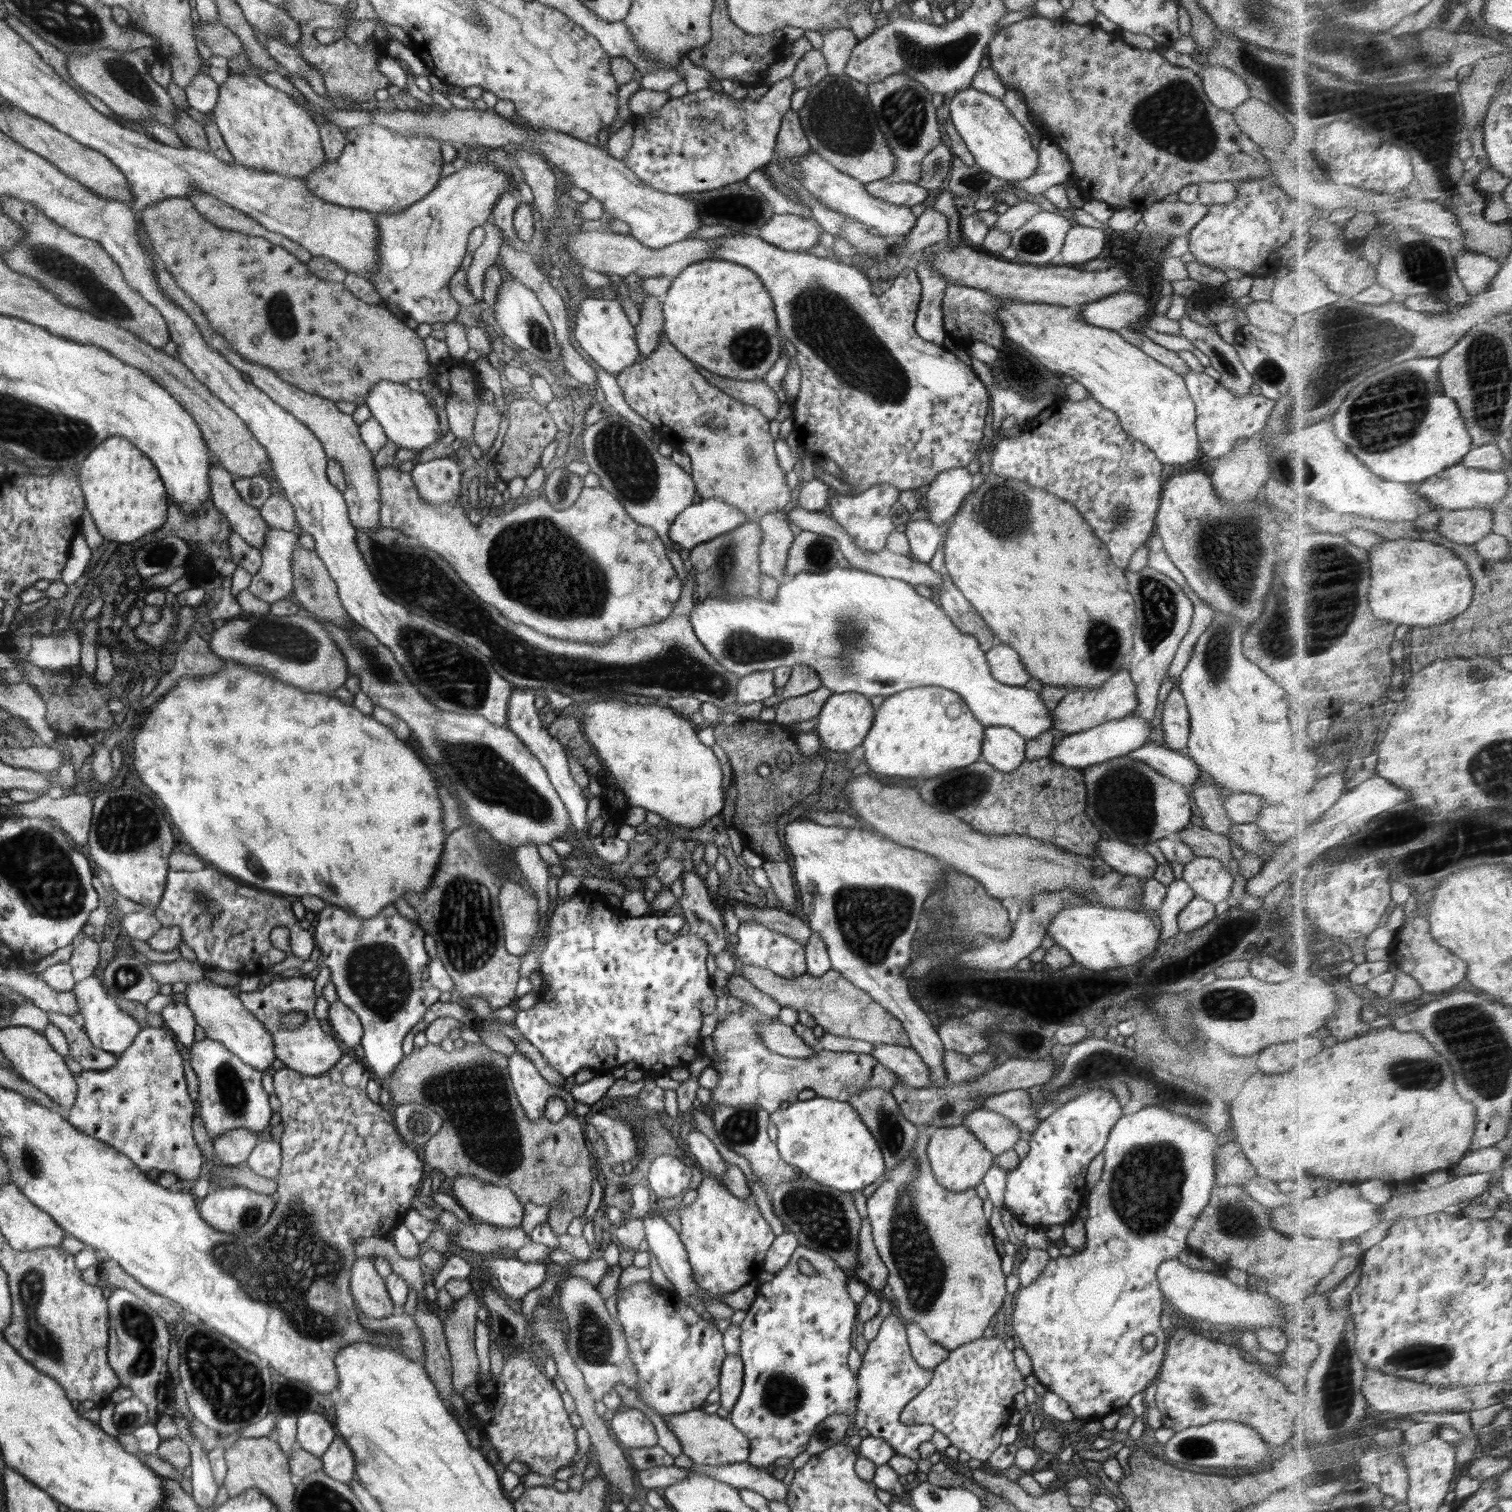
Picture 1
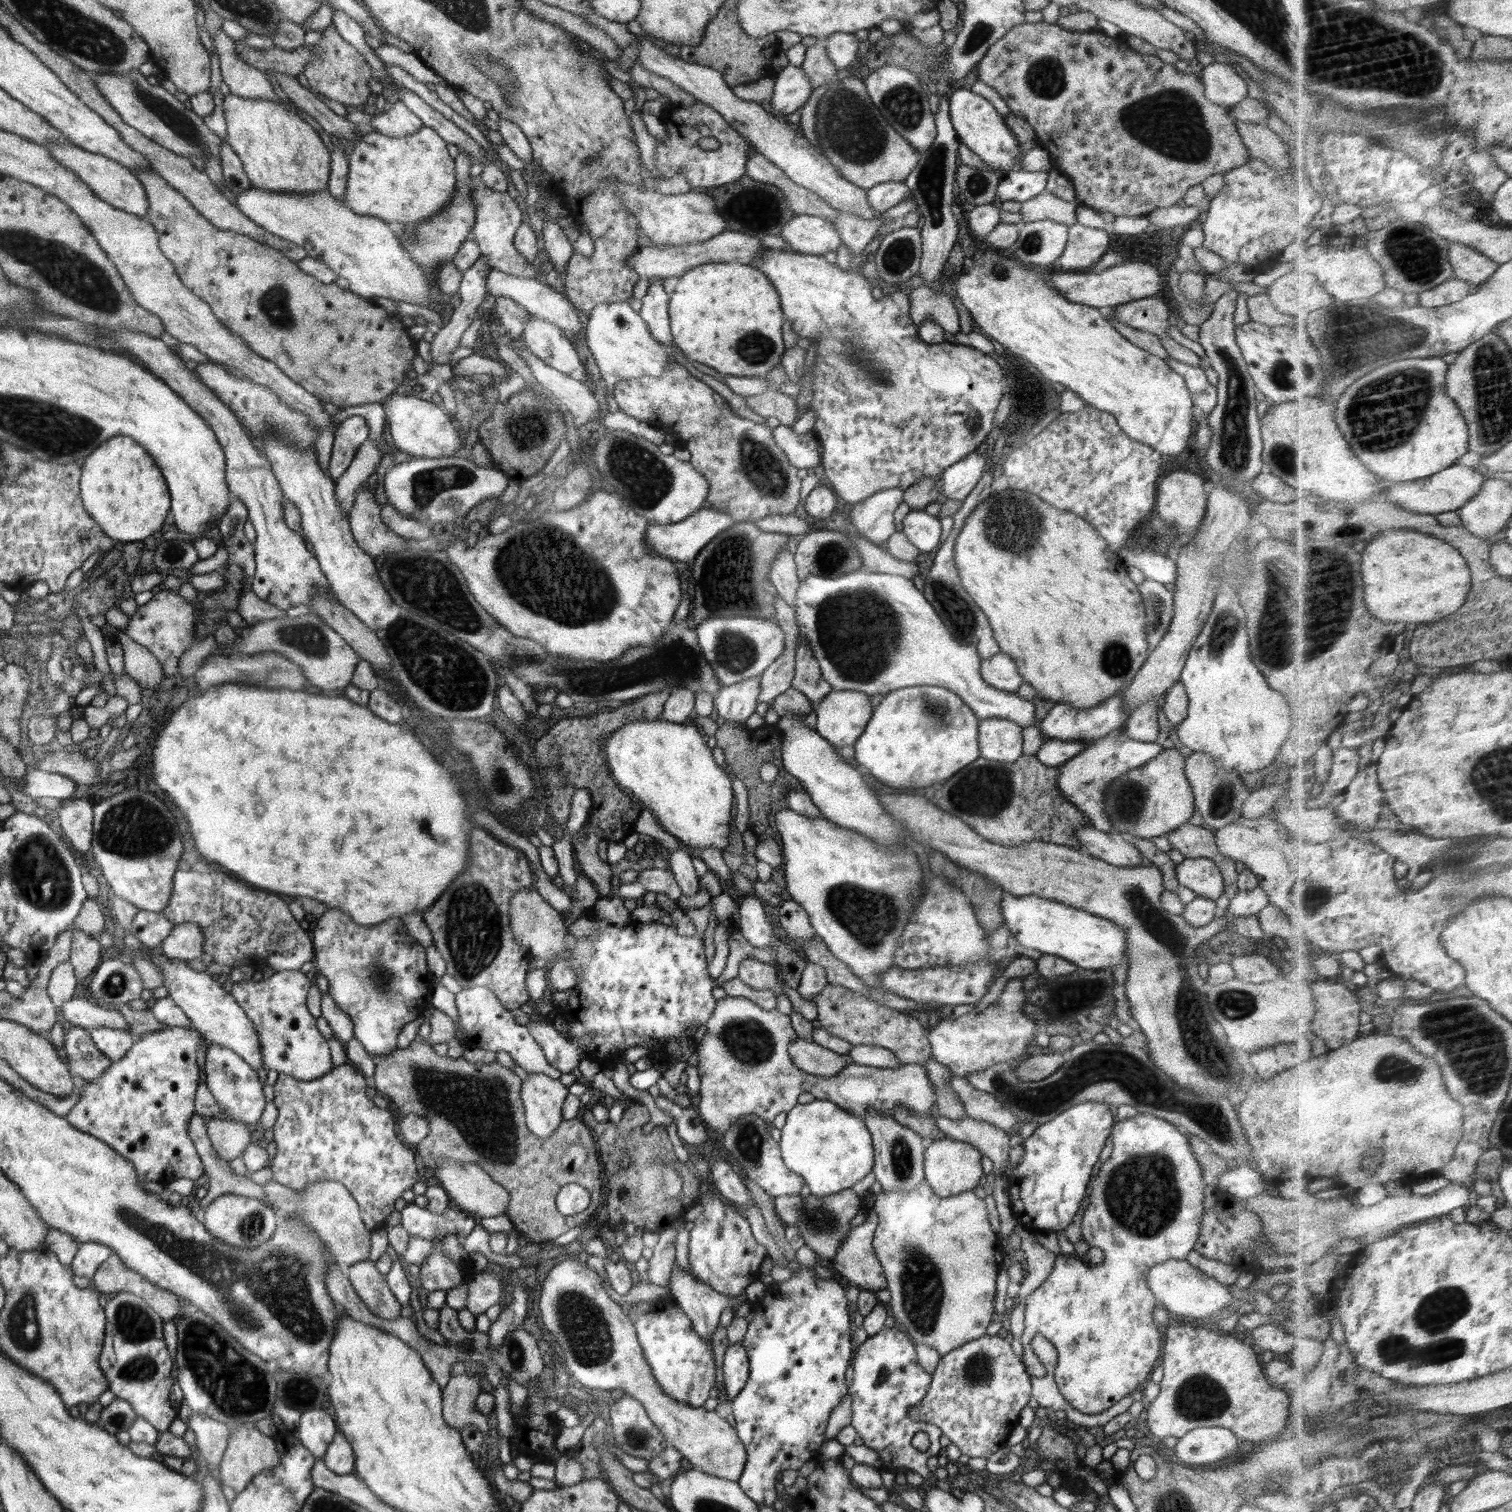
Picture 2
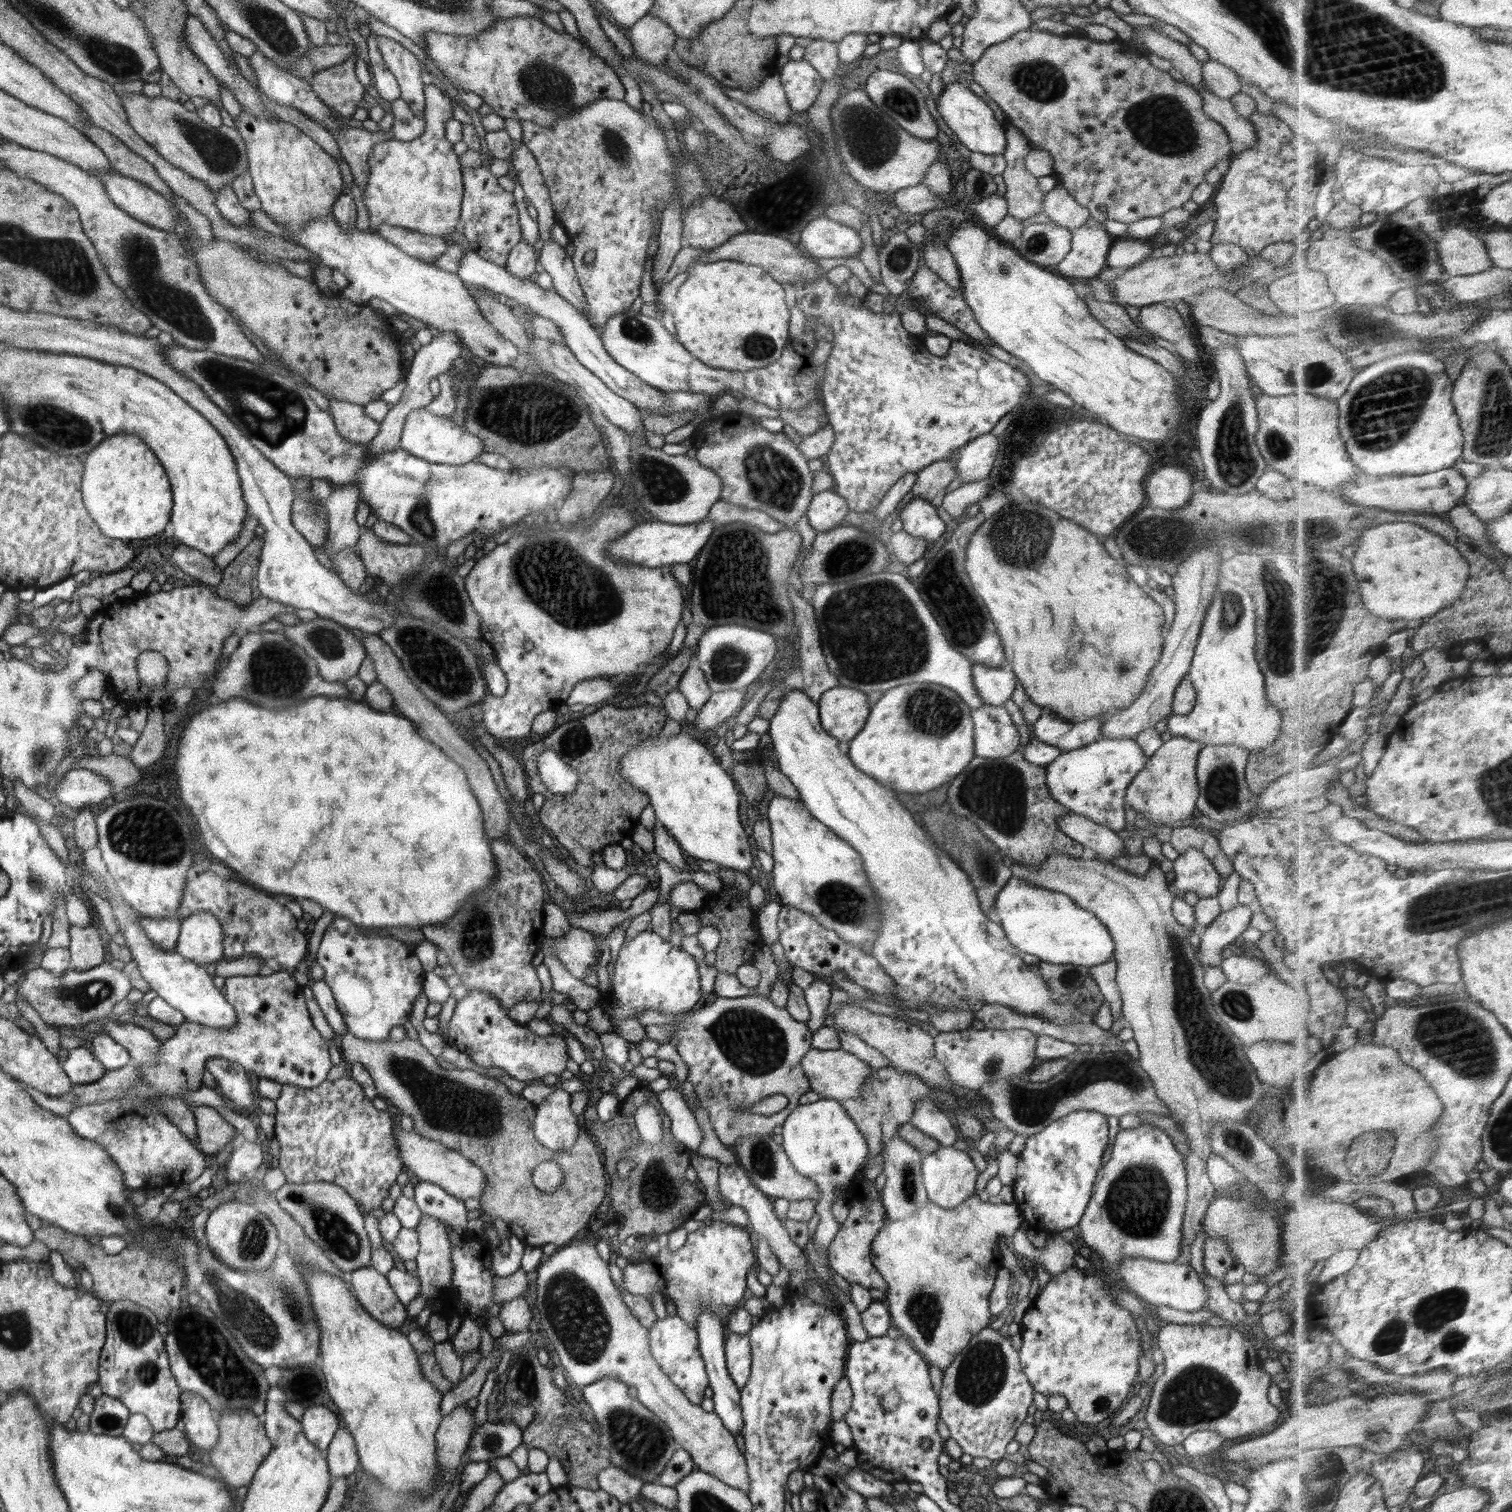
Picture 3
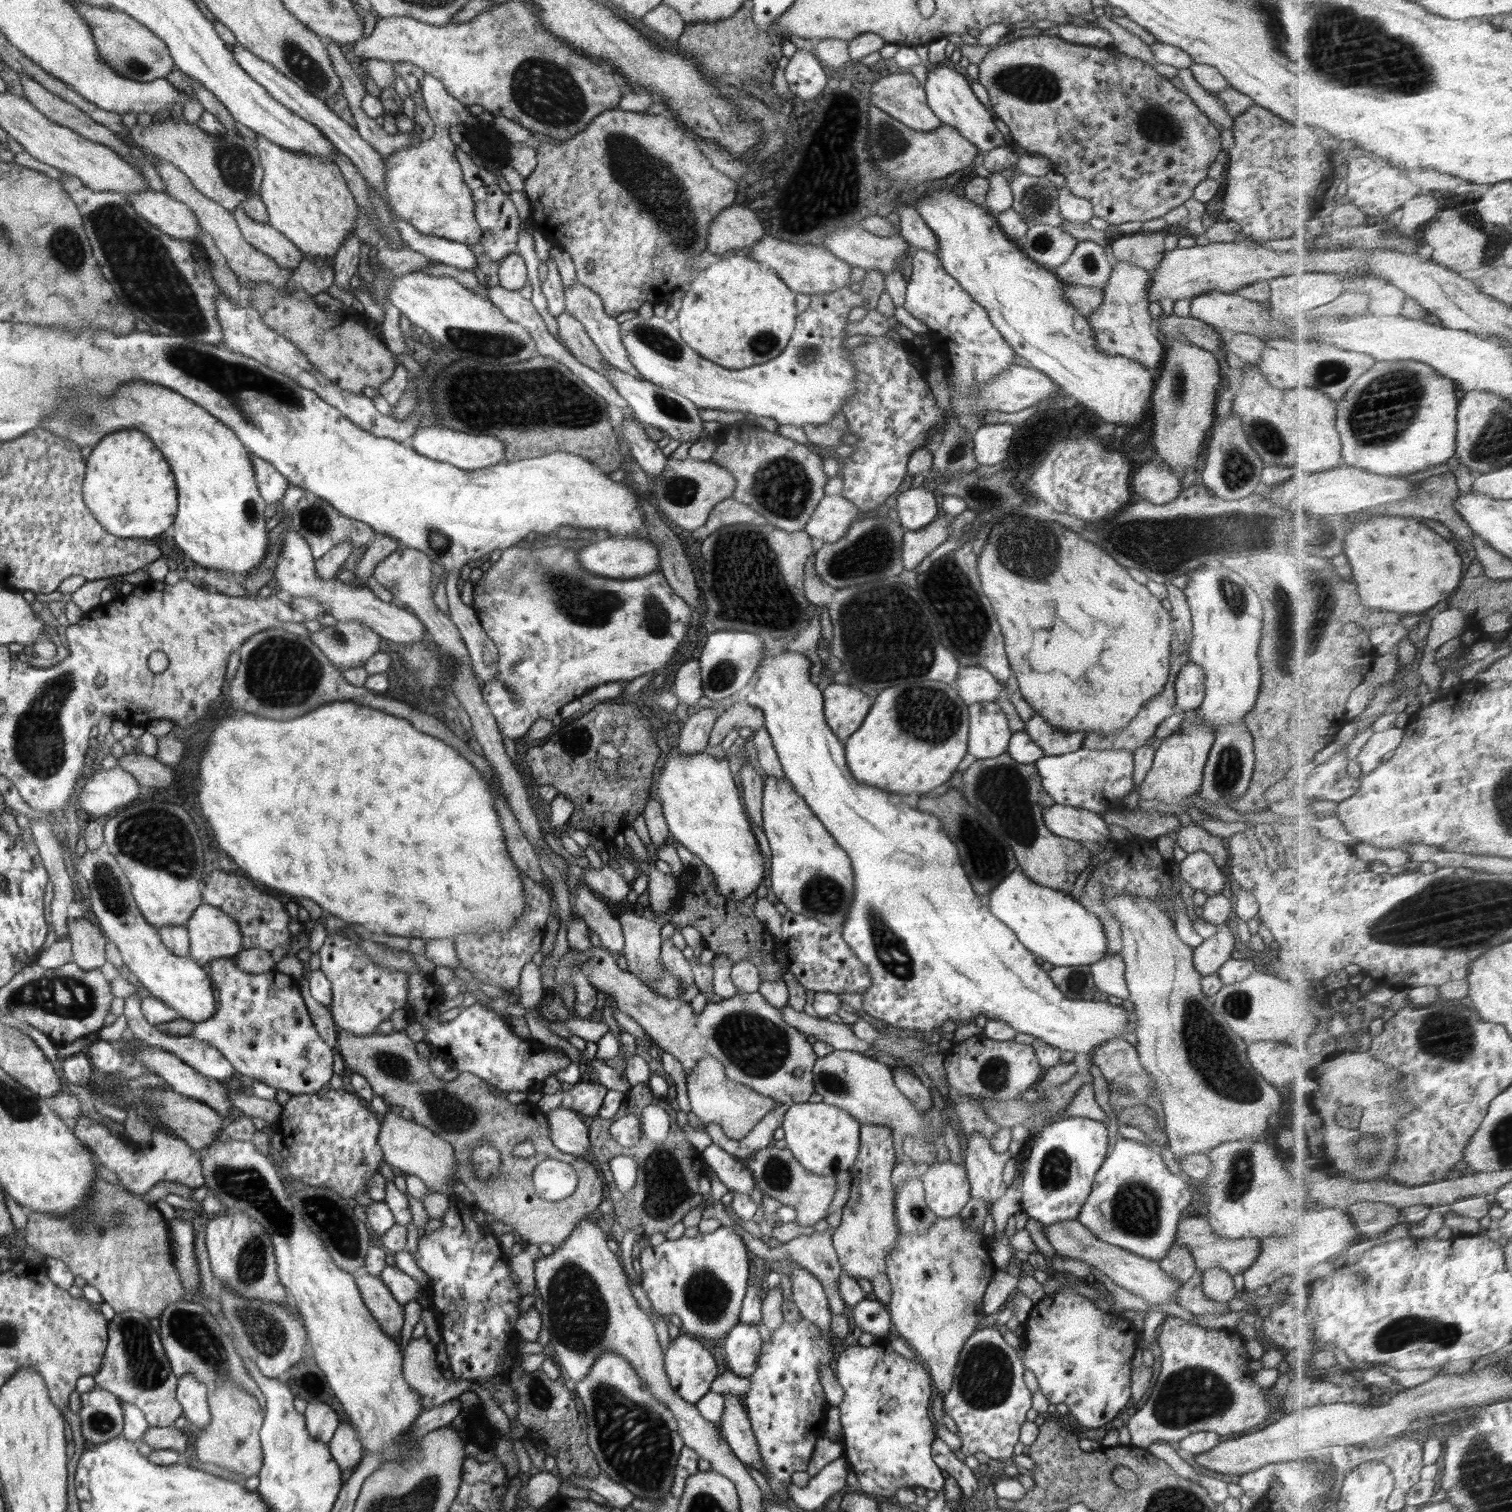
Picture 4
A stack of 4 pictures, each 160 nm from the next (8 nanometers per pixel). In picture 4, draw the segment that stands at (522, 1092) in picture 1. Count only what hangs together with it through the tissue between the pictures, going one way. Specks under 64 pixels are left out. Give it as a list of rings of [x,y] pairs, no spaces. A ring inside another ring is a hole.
[[[562,1106],[546,1113],[546,1116],[554,1146],[563,1153],[578,1158],[586,1156],[591,1148],[587,1120],[575,1110]]]

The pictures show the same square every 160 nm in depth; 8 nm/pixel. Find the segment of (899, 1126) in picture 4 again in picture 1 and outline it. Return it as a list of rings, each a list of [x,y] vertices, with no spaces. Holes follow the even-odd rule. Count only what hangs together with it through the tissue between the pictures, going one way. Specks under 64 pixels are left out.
[[[771,1020],[771,1022],[755,1022],[755,1027],[768,1050],[787,1058],[812,1059],[815,1050],[811,1049],[791,1026]]]

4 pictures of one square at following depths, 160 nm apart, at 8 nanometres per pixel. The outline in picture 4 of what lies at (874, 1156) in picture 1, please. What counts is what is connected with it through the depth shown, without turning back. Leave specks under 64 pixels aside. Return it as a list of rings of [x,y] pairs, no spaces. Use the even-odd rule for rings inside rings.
[[[818,1103],[792,1105],[785,1113],[782,1130],[787,1149],[804,1168],[820,1176],[837,1176],[848,1171],[855,1163],[859,1151],[860,1125],[848,1111],[838,1106]],[[830,1227],[830,1230],[824,1232],[814,1232],[808,1236],[803,1234],[788,1242],[779,1243],[775,1248],[770,1249],[769,1256],[770,1259],[773,1259],[779,1265],[785,1262],[786,1259],[792,1259],[794,1263],[798,1263],[798,1265],[804,1267],[805,1270],[808,1270],[808,1272],[822,1284],[830,1311],[832,1311],[834,1315],[843,1315],[847,1305],[844,1303],[844,1300],[842,1300],[842,1297],[840,1297],[840,1291],[838,1291],[838,1282],[843,1272],[835,1251],[832,1230],[833,1228]]]

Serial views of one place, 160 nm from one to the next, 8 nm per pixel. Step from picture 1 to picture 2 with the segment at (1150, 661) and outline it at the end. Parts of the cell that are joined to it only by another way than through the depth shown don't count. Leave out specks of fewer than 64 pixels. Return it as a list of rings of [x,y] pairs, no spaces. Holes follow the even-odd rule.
[[[1144,578],[1138,585],[1146,613],[1146,640],[1149,654],[1166,634],[1173,617],[1173,593],[1164,584]],[[1149,700],[1137,706],[1124,724],[1123,731],[1131,739],[1144,742],[1156,742],[1158,738],[1157,700]]]

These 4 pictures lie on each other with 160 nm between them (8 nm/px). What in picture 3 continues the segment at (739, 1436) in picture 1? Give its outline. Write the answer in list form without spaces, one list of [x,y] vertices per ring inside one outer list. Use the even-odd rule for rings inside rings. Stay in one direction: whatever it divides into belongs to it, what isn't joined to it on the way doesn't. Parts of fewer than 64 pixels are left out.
[[[576,1239],[569,1241],[566,1245],[563,1245],[561,1248],[558,1248],[556,1252],[550,1256],[550,1259],[546,1260],[544,1264],[539,1264],[537,1267],[538,1271],[538,1280],[535,1284],[535,1289],[538,1291],[538,1297],[536,1298],[535,1309],[540,1314],[540,1324],[542,1324],[543,1337],[548,1338],[552,1342],[551,1350],[556,1352],[558,1360],[560,1360],[560,1368],[564,1370],[565,1378],[568,1379],[572,1386],[583,1387],[593,1382],[599,1381],[600,1379],[606,1377],[617,1378],[621,1380],[625,1385],[634,1386],[638,1391],[637,1400],[640,1404],[644,1404],[648,1410],[651,1410],[665,1426],[670,1429],[672,1433],[673,1441],[684,1450],[687,1450],[687,1453],[692,1457],[693,1464],[696,1464],[701,1471],[707,1472],[716,1478],[719,1478],[722,1482],[728,1484],[728,1486],[736,1487],[738,1490],[743,1490],[746,1494],[750,1490],[750,1479],[747,1473],[747,1466],[745,1461],[745,1456],[740,1452],[738,1446],[736,1445],[735,1436],[723,1425],[722,1419],[714,1412],[708,1412],[707,1410],[702,1409],[700,1406],[696,1406],[689,1402],[686,1399],[686,1396],[678,1390],[679,1388],[662,1372],[662,1369],[658,1366],[658,1363],[655,1361],[655,1358],[652,1356],[650,1350],[650,1343],[648,1339],[648,1330],[640,1324],[640,1322],[630,1313],[630,1309],[622,1300],[619,1289],[615,1286],[615,1283],[612,1282],[610,1278],[610,1272],[608,1272],[608,1266],[606,1262],[599,1256],[598,1250],[595,1247],[595,1244],[584,1241],[584,1239]]]

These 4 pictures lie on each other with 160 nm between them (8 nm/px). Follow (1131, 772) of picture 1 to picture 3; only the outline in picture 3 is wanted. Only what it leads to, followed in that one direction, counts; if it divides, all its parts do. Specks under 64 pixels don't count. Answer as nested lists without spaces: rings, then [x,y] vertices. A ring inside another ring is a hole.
[[[1172,737],[1163,742],[1162,746],[1145,762],[1124,795],[1124,810],[1130,808],[1137,812],[1138,817],[1148,820],[1148,823],[1158,826],[1172,826],[1179,821],[1193,819],[1194,810],[1197,809],[1199,788],[1196,780],[1196,765],[1198,753],[1202,744],[1188,740],[1184,737]]]

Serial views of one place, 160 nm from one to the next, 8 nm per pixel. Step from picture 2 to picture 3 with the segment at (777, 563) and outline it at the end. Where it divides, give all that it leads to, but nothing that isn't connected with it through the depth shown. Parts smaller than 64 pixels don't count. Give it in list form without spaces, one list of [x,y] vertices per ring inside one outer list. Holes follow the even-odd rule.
[[[788,582],[790,600],[794,604],[795,626],[798,630],[800,670],[804,676],[803,691],[811,701],[819,702],[823,692],[838,687],[836,676],[830,672],[822,650],[821,636],[814,609]]]

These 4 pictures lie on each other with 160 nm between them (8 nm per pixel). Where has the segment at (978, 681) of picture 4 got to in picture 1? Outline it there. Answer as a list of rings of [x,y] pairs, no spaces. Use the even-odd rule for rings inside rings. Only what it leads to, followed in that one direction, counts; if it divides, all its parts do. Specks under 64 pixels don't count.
[[[1000,642],[985,652],[992,676],[1008,686],[1025,686],[1031,679],[1019,654],[1013,648]]]

